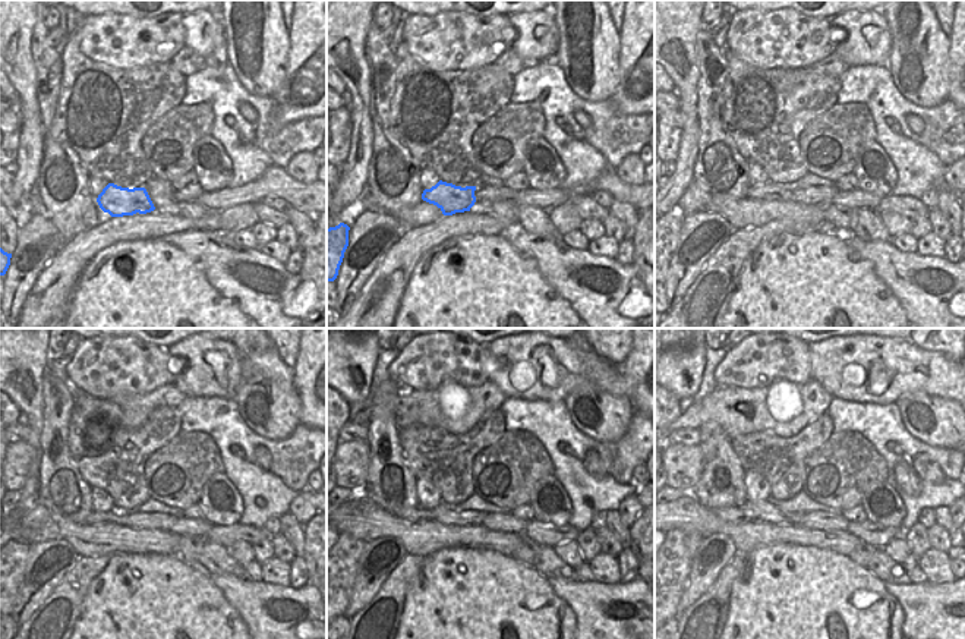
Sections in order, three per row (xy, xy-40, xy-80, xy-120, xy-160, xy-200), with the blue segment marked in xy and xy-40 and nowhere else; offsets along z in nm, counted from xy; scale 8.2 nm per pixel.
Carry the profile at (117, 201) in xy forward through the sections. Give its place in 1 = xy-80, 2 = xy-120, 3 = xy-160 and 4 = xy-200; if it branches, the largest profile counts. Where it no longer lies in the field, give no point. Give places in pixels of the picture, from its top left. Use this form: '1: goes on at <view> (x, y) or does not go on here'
1: goes on at xy-80 (772, 191)
2: goes on at xy-120 (112, 515)
3: goes on at xy-160 (415, 515)
4: goes on at xy-200 (735, 515)

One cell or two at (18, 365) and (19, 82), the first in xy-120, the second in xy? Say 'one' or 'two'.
one

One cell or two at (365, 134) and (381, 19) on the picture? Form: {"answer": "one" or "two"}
{"answer": "two"}

